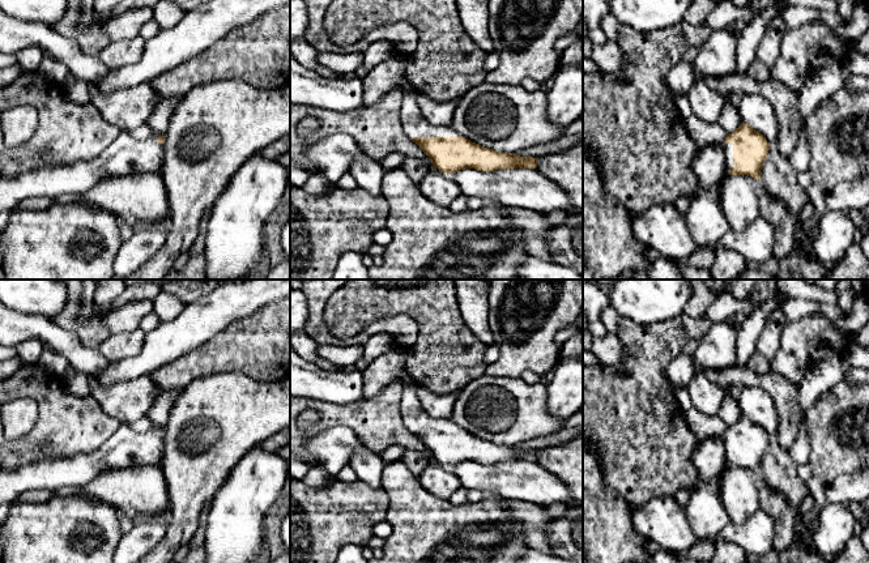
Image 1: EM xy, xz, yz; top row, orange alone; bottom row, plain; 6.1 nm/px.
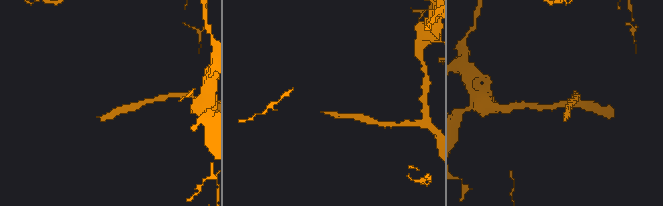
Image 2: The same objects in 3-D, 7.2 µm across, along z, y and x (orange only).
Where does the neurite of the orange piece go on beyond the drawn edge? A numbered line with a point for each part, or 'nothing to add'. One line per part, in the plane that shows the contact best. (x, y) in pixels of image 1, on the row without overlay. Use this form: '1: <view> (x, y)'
1: xz (414, 418)

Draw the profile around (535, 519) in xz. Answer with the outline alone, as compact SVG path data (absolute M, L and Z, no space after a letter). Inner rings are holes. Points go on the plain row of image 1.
M503 502L511 517L524 525L524 541L534 550L553 553L548 541L546 529L553 517L544 507L527 502Z

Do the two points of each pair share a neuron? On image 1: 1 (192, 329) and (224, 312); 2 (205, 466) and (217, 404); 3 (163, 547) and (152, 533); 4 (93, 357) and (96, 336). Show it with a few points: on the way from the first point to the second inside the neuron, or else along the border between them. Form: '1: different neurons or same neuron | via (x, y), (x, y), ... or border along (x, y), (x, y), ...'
1: same neuron | via (200, 321), (216, 312)
2: same neuron | via (212, 451), (224, 434), (220, 419)
3: different neurons | border along (166, 529), (166, 533), (152, 549)
4: different neurons | border along (68, 331), (72, 331), (84, 345), (97, 349)

